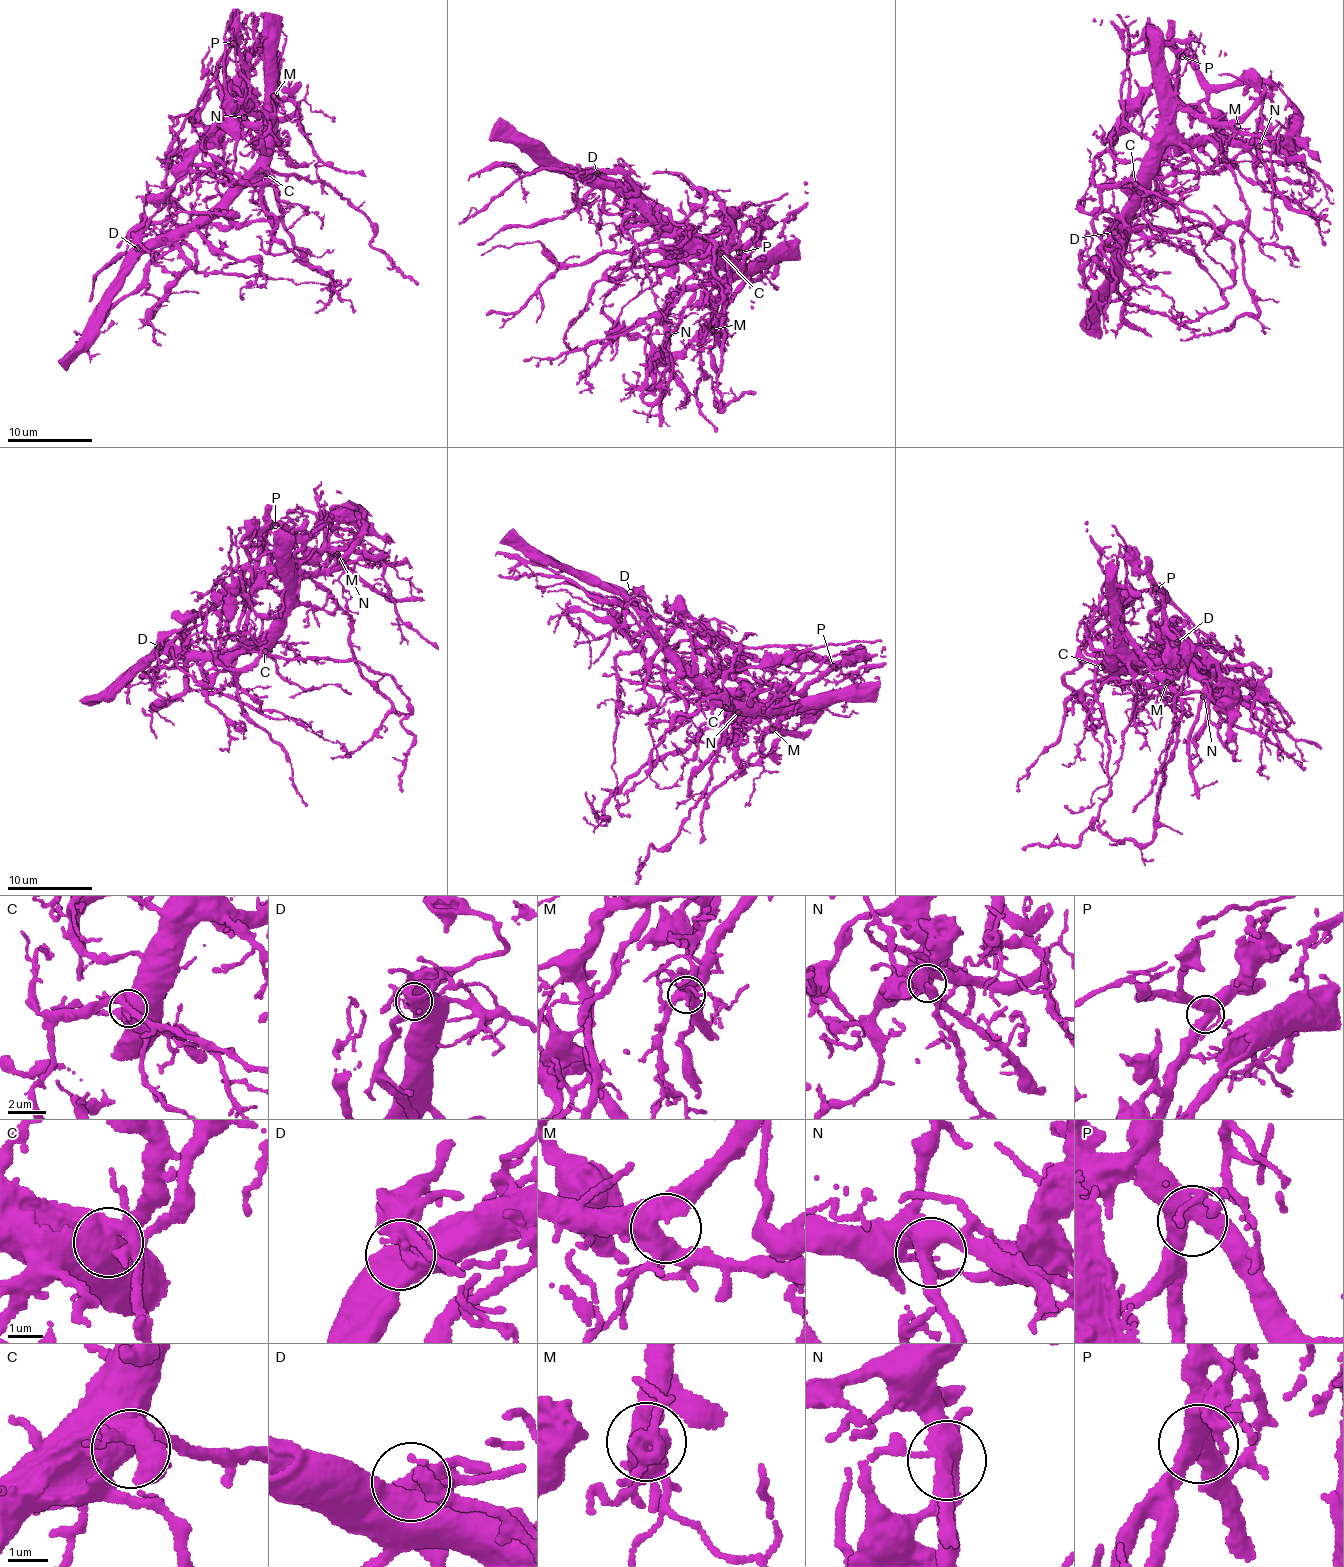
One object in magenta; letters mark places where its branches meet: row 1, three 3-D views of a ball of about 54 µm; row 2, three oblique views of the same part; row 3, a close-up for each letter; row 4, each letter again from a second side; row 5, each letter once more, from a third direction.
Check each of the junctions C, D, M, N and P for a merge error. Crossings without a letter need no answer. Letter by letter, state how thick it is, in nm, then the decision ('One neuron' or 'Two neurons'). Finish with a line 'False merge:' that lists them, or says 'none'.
C: Thickness 650 nm. One neuron
D: Thickness 360 nm. One neuron
M: Thickness 500 nm. One neuron
N: Thickness 480 nm. One neuron
P: Thickness 480 nm. One neuron
False merge: none

